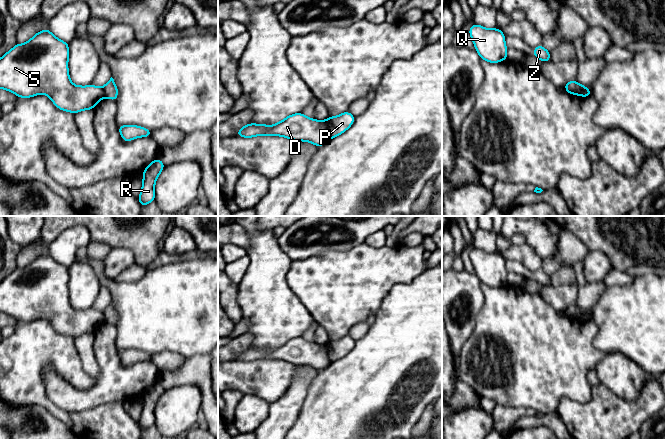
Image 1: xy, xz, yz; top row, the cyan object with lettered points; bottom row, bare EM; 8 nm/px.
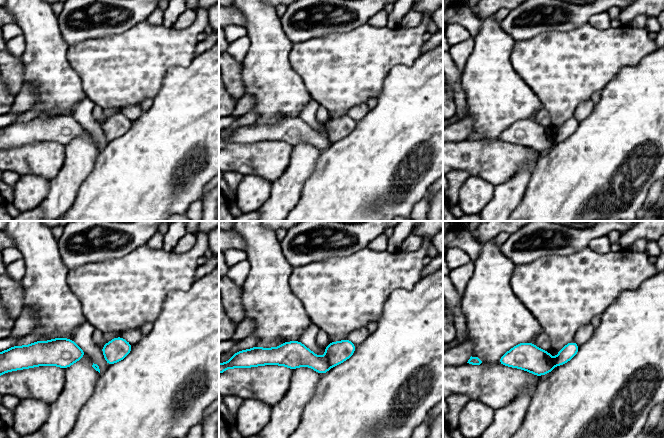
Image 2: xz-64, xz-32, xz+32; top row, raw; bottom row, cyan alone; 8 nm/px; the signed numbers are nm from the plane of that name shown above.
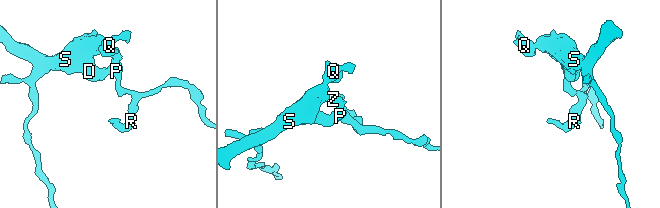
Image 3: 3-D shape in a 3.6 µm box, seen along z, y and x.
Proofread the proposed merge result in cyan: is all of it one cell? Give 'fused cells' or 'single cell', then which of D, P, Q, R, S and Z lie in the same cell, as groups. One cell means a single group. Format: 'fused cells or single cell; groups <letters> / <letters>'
fused cells; groups D Q S / P R Z

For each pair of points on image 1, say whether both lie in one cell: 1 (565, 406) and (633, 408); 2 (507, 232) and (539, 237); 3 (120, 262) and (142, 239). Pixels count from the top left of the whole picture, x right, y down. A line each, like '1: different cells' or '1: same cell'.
1: same cell
2: same cell
3: different cells

